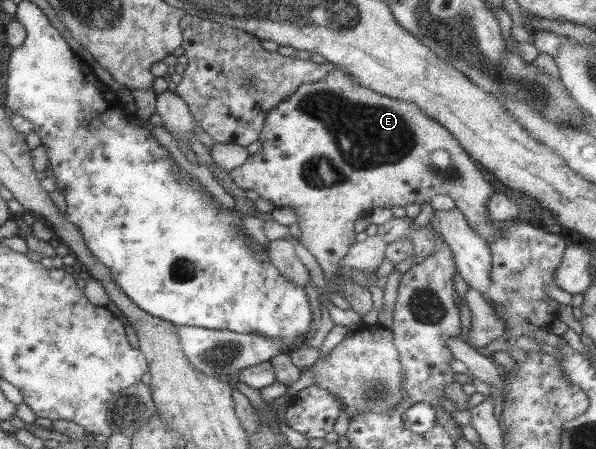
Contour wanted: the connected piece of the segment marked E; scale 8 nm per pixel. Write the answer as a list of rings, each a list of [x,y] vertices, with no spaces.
[[[334,68],[317,82],[300,84],[287,100],[268,112],[257,140],[261,144],[260,153],[249,155],[244,164],[229,172],[229,178],[239,189],[253,190],[258,198],[270,201],[275,209],[289,208],[295,212],[295,224],[300,230],[298,243],[313,255],[324,274],[328,291],[332,291],[341,257],[355,238],[353,220],[369,208],[404,208],[410,203],[427,203],[437,195],[446,195],[455,202],[454,208],[462,212],[477,236],[487,243],[495,242],[497,232],[506,222],[491,223],[487,219],[487,200],[493,190],[467,154],[463,154],[464,147],[451,135],[414,104],[363,88],[348,74]]]

